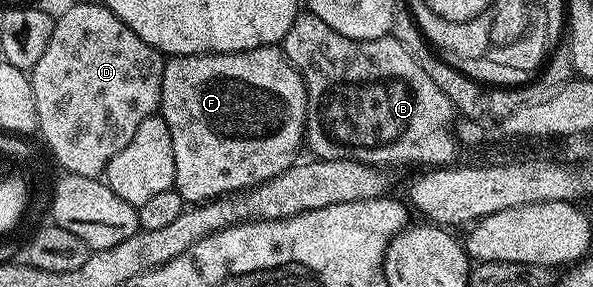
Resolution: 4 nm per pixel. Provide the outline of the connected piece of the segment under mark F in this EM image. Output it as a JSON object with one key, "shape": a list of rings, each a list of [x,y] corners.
{"shape":[[[279,46],[259,47],[249,51],[239,51],[229,55],[174,55],[165,62],[162,73],[162,93],[158,113],[166,121],[166,129],[170,129],[170,141],[174,141],[174,169],[176,170],[175,190],[184,198],[185,204],[195,205],[217,199],[219,195],[230,195],[234,191],[246,191],[256,187],[270,177],[282,173],[297,162],[296,155],[302,151],[304,143],[304,122],[306,121],[306,89],[304,78],[296,67],[285,57]]]}

